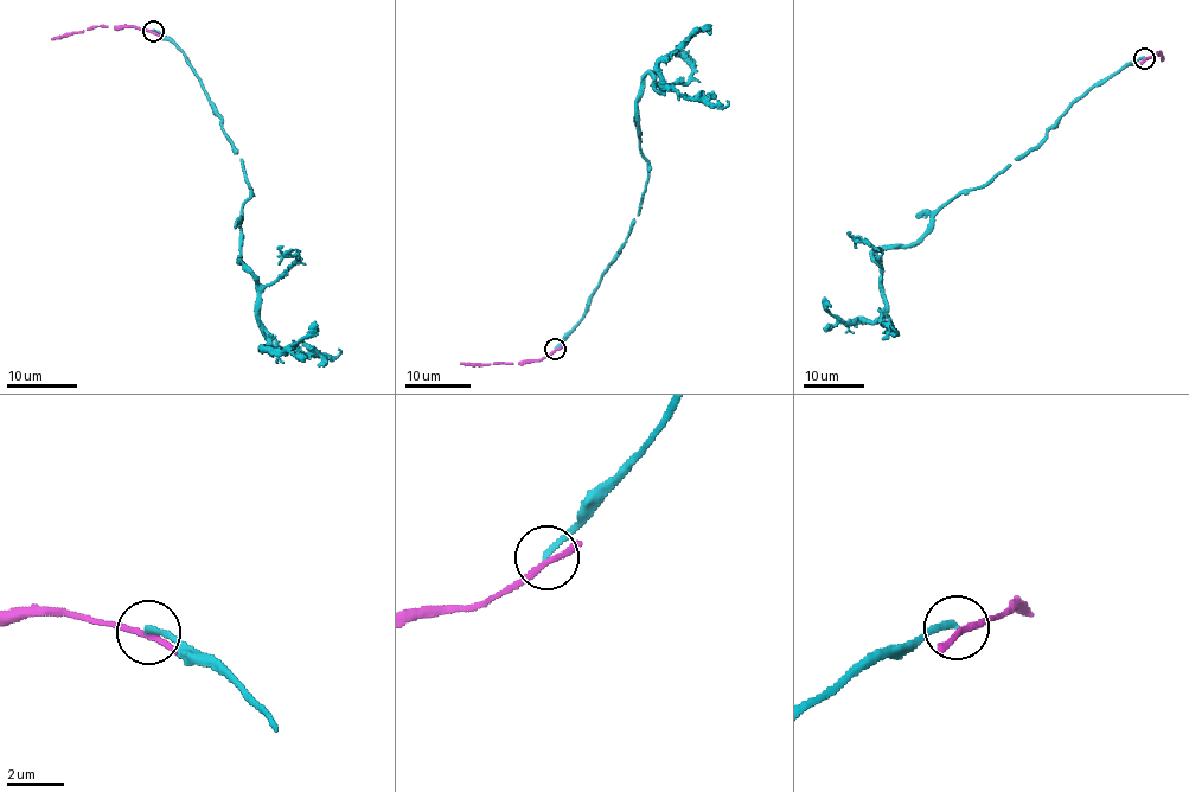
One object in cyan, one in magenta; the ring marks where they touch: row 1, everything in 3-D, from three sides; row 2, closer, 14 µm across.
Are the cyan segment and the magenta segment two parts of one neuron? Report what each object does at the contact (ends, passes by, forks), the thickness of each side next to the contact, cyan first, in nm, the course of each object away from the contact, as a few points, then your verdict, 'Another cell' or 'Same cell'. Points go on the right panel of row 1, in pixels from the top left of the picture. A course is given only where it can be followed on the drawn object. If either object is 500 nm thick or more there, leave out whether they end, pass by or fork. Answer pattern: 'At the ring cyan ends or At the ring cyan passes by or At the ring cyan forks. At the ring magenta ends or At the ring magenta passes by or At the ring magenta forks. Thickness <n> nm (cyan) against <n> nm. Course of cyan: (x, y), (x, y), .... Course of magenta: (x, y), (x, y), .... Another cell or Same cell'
At the ring cyan ends. At the ring magenta passes by. Thickness 200 nm (cyan) against 200 nm. Course of cyan: (1144, 58), (961, 190), (916, 241), (880, 248), (884, 311), (873, 321), (843, 323), (824, 296). Course of magenta: (1145, 58), (1161, 51), (1162, 61). Another cell

